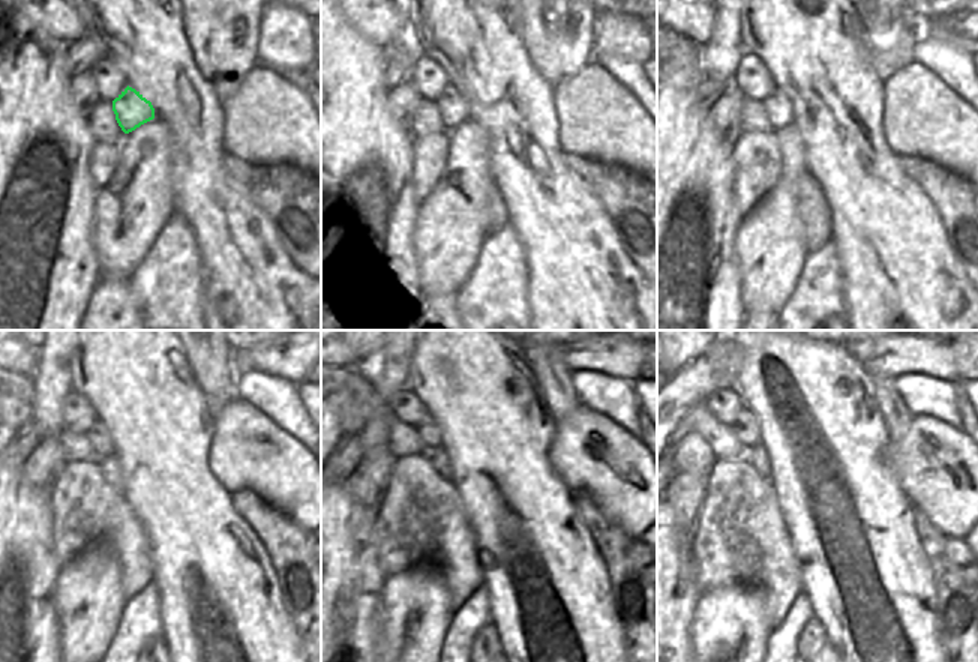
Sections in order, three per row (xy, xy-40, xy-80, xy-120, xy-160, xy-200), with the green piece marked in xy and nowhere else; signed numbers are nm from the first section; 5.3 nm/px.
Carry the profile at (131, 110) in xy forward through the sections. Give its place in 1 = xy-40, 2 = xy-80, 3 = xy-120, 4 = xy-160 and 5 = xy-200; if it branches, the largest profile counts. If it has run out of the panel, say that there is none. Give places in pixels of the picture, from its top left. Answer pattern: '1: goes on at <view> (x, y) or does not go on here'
1: goes on at xy-40 (453, 107)
2: goes on at xy-80 (777, 105)
3: goes on at xy-120 (98, 436)
4: goes on at xy-160 (431, 436)
5: goes on at xy-200 (746, 428)

